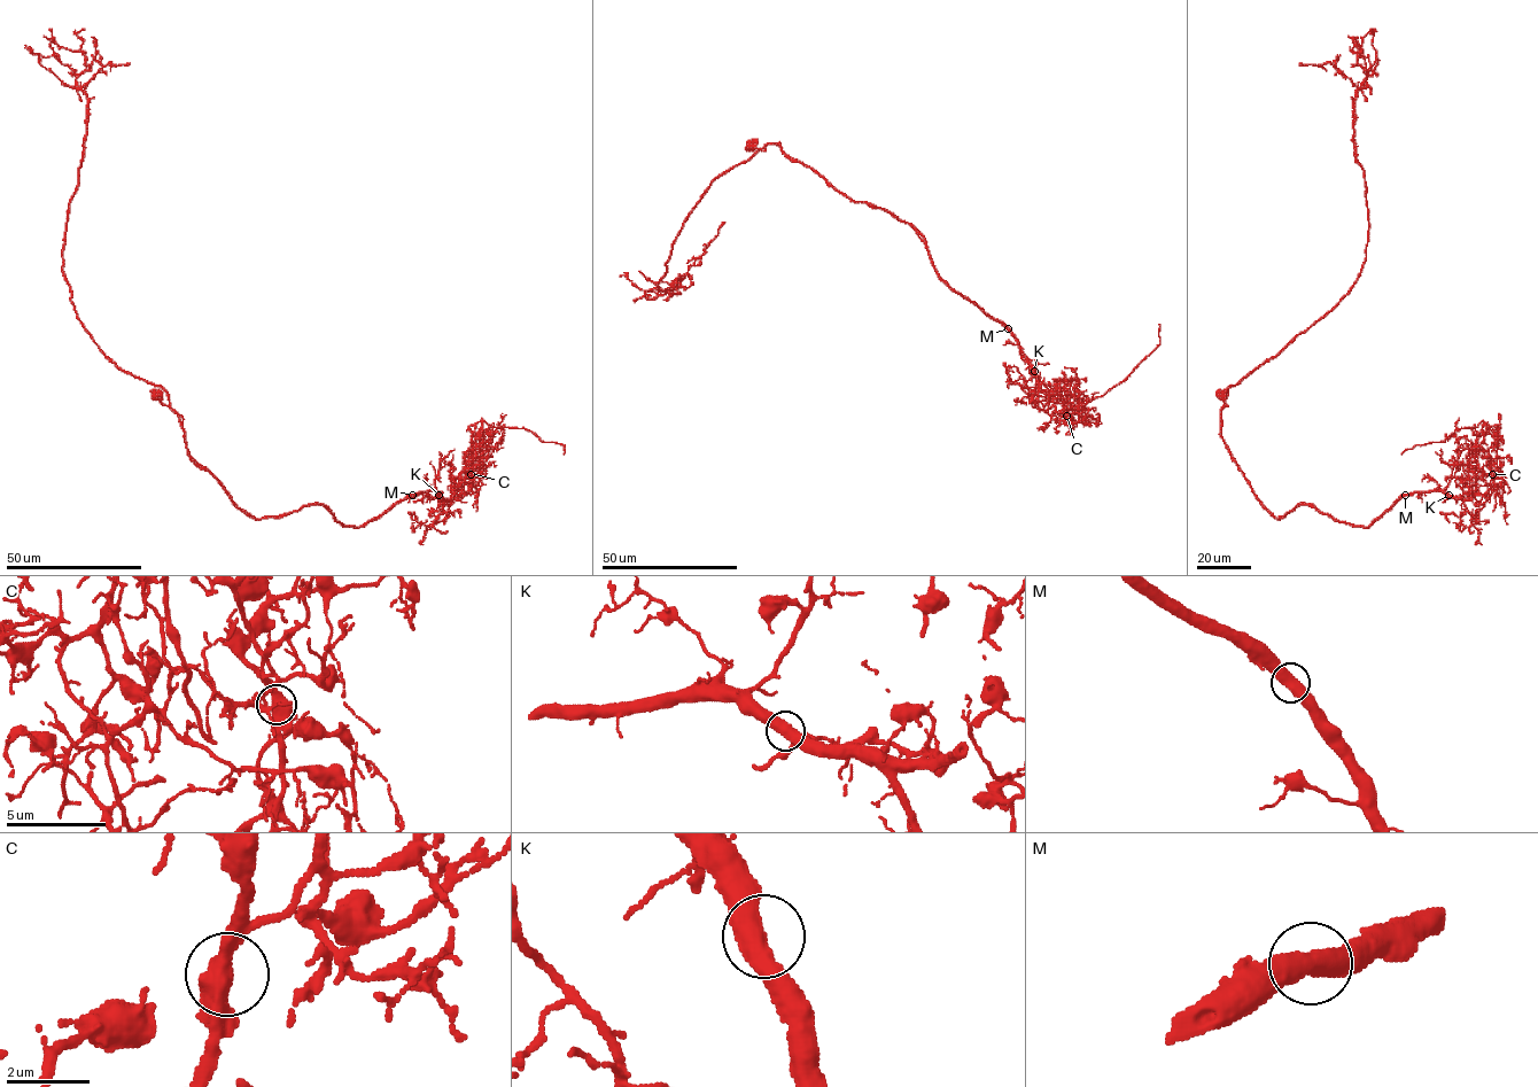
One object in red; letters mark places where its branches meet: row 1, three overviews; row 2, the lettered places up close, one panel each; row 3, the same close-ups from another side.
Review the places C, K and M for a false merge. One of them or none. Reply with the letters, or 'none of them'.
C

